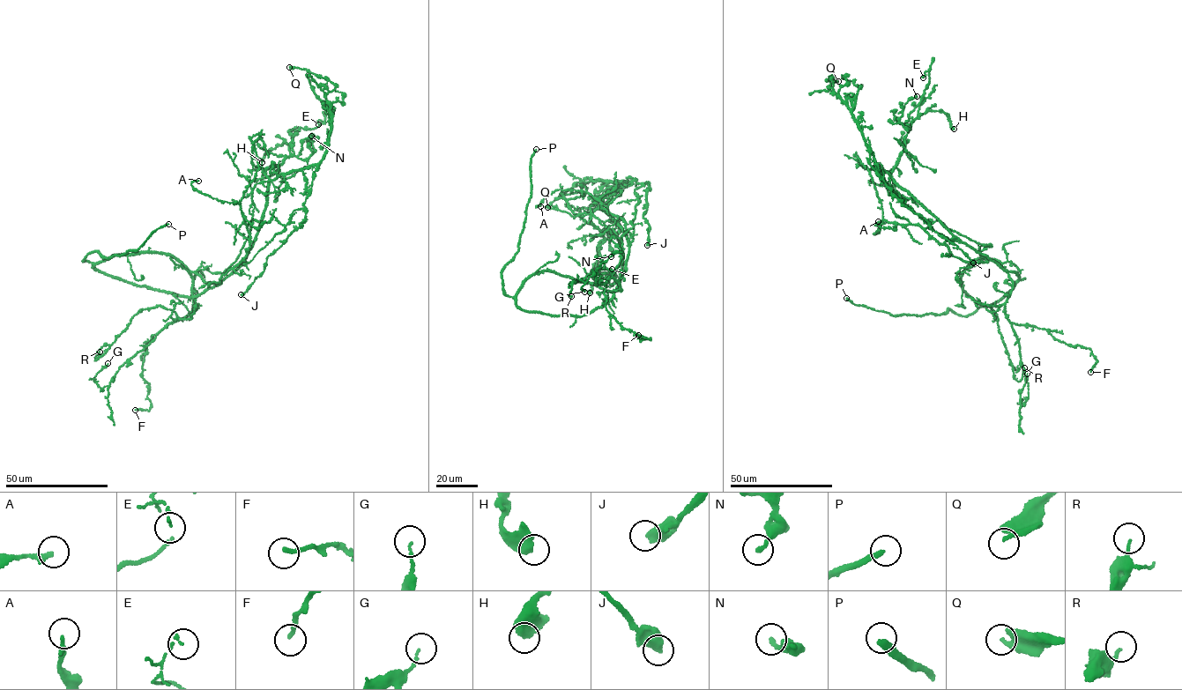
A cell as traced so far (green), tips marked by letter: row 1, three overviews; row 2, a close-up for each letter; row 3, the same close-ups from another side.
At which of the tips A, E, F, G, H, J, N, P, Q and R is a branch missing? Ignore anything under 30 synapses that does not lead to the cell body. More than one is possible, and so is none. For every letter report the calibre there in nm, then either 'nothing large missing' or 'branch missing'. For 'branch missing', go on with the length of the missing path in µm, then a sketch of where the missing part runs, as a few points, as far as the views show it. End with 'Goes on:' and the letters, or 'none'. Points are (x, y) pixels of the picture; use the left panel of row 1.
A: 220 nm thick; nothing large missing
E: 80 nm thick; nothing large missing
F: 180 nm thick; nothing large missing
G: 110 nm thick; nothing large missing
H: 600 nm thick; nothing large missing
J: 500 nm thick; nothing large missing
N: 180 nm thick; nothing large missing
P: 280 nm thick; branch missing; about 60 µm are missing; missing branch runs (168, 224), (175, 216), (194, 207), (216, 205), (234, 211), (234, 207)
Q: 280 nm thick; nothing large missing
R: 160 nm thick; nothing large missing
Goes on: P

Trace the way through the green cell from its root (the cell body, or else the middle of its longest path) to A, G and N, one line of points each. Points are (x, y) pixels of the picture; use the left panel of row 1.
A: (211, 287), (246, 263), (241, 260), (250, 235), (239, 204), (196, 190), (191, 183), (198, 181)
G: (211, 287), (193, 298), (189, 315), (163, 328), (119, 367), (109, 385), (102, 389), (94, 377), (107, 363)
N: (211, 287), (243, 263), (257, 233), (268, 200), (265, 170), (288, 157), (308, 159), (315, 151), (311, 136)

